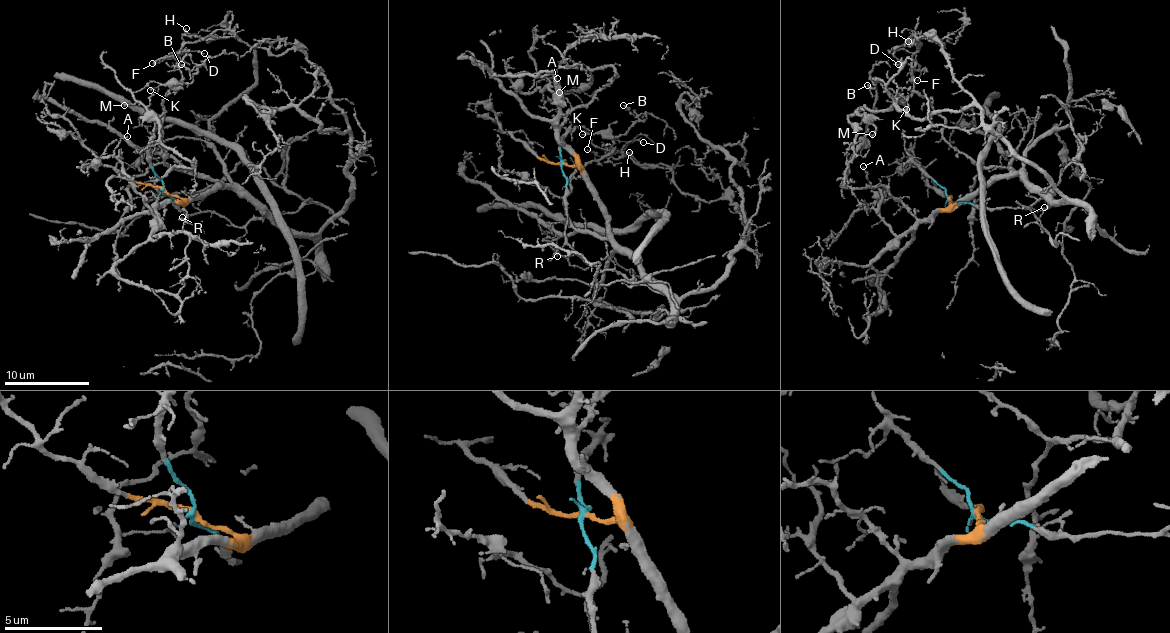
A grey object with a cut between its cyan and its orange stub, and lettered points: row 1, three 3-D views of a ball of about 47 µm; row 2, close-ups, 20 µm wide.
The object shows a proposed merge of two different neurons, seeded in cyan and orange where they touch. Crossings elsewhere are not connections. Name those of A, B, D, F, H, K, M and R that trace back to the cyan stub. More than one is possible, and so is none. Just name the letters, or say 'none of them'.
R

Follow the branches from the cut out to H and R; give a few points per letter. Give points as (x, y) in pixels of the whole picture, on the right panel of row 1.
H: (949, 199), (954, 204), (1012, 170), (982, 167), (944, 139), (944, 120), (913, 87), (916, 47), (908, 41)
R: (949, 199), (990, 209), (1030, 208), (1037, 211), (1044, 206)

